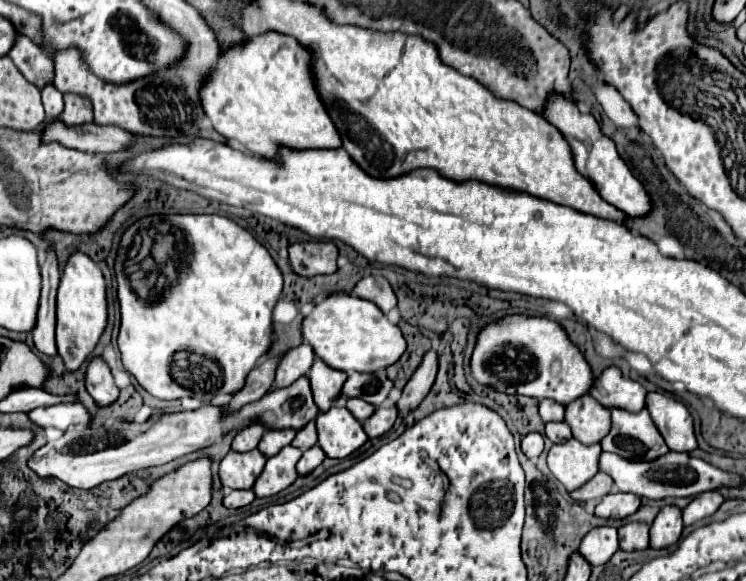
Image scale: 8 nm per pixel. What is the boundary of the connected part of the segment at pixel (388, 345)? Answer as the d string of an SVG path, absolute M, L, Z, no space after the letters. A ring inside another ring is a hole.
M344 292L332 294L302 322L304 340L314 348L316 356L322 358L330 368L342 372L368 372L374 374L400 360L406 350L406 340L396 324L392 324L376 304L348 296Z

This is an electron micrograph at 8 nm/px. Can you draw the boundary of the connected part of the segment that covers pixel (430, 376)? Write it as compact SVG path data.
M428 350L422 356L420 366L416 368L412 378L404 386L402 396L398 400L398 410L402 416L406 414L406 410L416 408L424 400L424 396L430 392L430 388L434 384L436 372L438 372L438 354L436 354L436 350Z

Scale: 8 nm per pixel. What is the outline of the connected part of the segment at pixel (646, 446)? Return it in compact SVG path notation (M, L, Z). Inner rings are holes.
M618 408L610 412L612 430L600 442L604 452L612 452L622 458L640 462L652 462L670 452L646 408L640 410L638 414Z

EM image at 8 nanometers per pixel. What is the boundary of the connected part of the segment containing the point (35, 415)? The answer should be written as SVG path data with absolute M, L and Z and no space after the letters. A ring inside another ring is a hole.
M54 404L44 408L34 408L28 418L40 428L66 430L68 426L88 426L90 414L82 404Z

